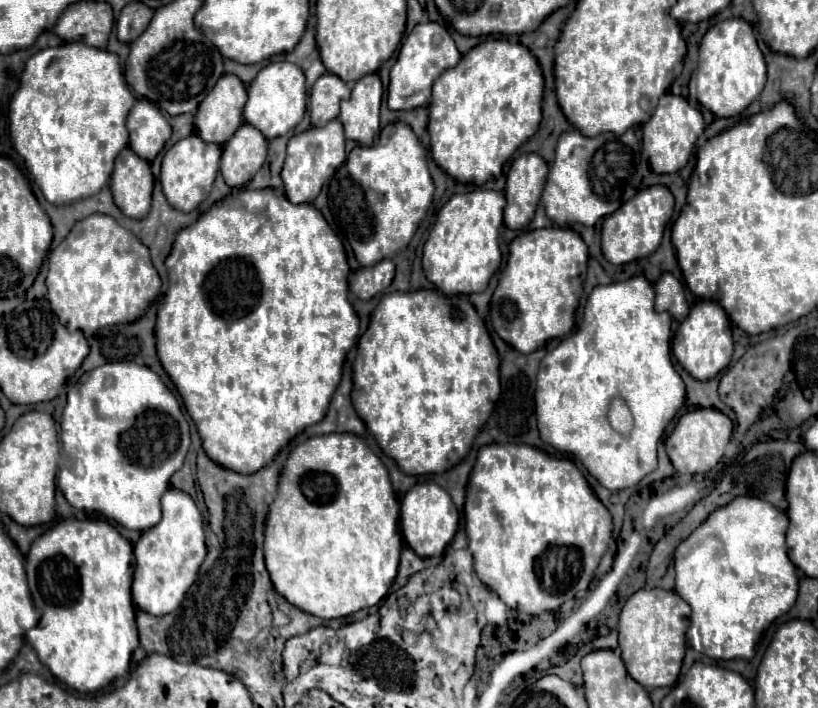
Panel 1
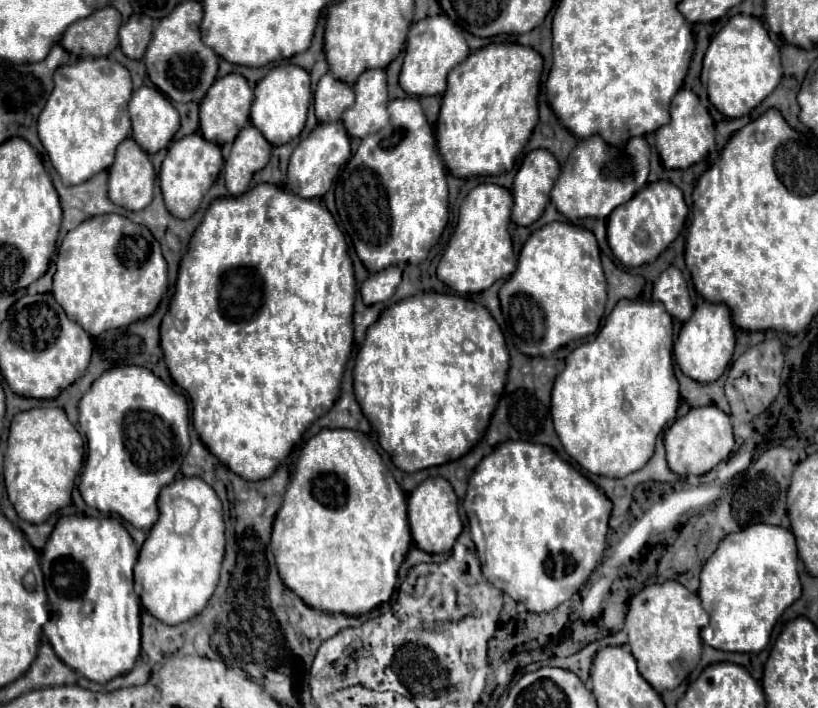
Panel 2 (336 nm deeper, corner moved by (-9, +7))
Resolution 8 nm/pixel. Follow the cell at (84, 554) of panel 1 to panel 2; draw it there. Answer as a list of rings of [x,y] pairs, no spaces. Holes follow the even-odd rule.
[[[77,515],[59,519],[41,555],[45,589],[49,603],[53,603],[53,615],[45,623],[43,633],[47,635],[49,643],[53,637],[53,649],[63,663],[95,683],[107,683],[113,677],[131,671],[139,657],[141,605],[139,597],[133,591],[133,565],[137,561],[137,555],[139,550],[119,519],[91,519]]]

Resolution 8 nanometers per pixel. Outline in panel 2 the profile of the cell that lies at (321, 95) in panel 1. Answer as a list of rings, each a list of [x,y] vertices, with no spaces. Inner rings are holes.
[[[331,73],[323,75],[319,79],[319,85],[317,85],[315,97],[313,97],[317,121],[321,121],[321,123],[339,121],[343,111],[347,107],[351,107],[353,101],[355,101],[355,93],[353,93],[351,85],[337,81]]]

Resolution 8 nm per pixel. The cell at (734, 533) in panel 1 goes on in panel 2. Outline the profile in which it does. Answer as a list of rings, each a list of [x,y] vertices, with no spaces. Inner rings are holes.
[[[755,523],[747,529],[727,535],[719,549],[709,557],[701,571],[701,587],[699,597],[709,613],[709,624],[701,631],[703,642],[721,651],[737,651],[737,653],[759,653],[767,647],[775,621],[781,613],[801,595],[801,583],[797,575],[797,545],[795,537],[789,529]]]

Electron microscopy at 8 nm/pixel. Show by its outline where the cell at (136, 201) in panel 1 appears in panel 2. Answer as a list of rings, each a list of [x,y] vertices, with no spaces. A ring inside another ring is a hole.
[[[129,137],[117,147],[115,163],[109,167],[109,199],[125,207],[129,211],[141,211],[145,209],[153,199],[153,183],[155,183],[155,169],[149,161],[149,155]]]

